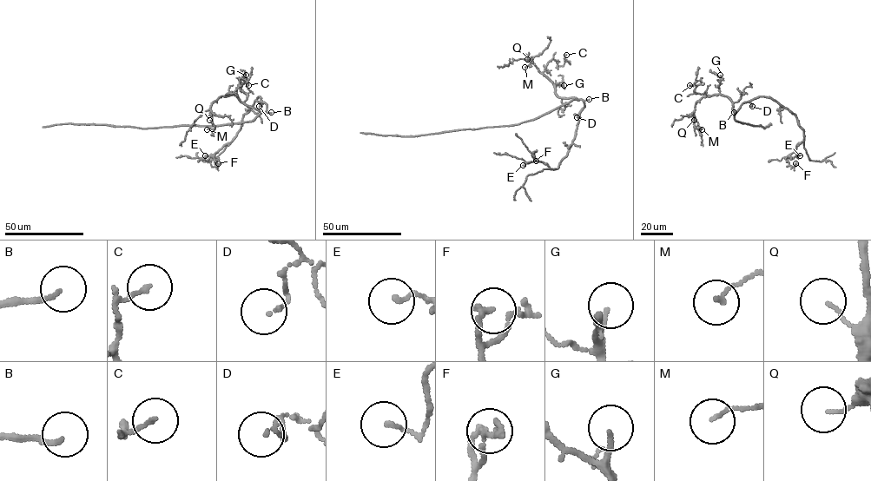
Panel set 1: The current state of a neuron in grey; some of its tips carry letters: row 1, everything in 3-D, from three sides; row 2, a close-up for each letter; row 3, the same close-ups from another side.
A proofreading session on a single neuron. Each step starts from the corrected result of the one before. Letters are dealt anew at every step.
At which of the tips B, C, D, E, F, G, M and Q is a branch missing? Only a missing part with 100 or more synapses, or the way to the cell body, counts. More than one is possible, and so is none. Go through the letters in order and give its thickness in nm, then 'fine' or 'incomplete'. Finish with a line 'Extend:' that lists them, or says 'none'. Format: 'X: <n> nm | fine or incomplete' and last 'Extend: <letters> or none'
B: 150 nm | incomplete
C: 120 nm | fine
D: 110 nm | fine
E: 130 nm | fine
F: 200 nm | fine
G: 140 nm | fine
M: 110 nm | fine
Q: 90 nm | fine
Extend: B

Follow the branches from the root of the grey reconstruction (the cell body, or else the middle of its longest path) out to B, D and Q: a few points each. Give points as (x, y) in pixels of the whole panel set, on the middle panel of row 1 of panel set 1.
B: (560, 107), (571, 100), (589, 99)
D: (560, 107), (571, 100), (582, 99), (583, 107), (577, 117)
Q: (560, 107), (571, 100), (577, 100), (560, 98), (553, 84), (528, 60), (530, 58), (527, 59)

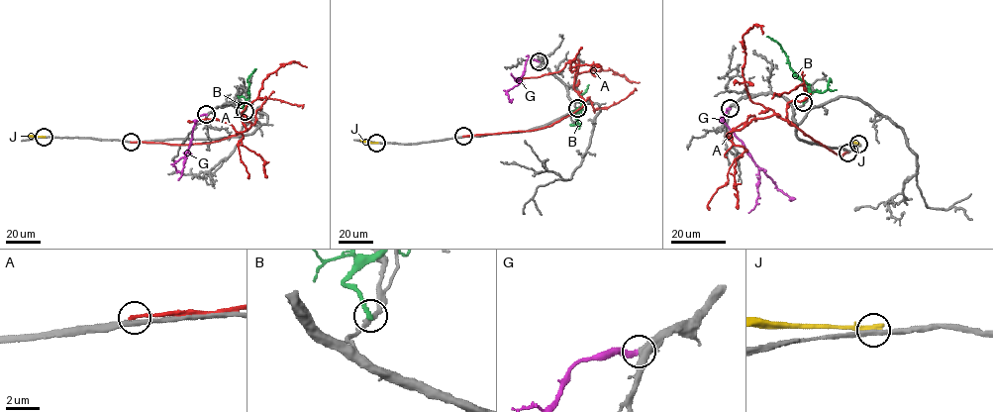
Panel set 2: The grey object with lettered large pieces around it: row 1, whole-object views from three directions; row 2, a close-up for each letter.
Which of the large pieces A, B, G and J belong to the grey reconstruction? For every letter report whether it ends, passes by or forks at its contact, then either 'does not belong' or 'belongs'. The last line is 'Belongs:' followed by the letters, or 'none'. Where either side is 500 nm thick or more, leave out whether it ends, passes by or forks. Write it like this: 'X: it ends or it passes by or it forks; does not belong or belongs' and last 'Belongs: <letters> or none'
A: it ends; does not belong
B: it ends; does not belong
G: it ends; belongs
J: it ends; does not belong
Belongs: G

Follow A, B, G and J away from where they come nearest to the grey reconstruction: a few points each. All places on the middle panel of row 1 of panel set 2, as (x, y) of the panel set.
A: (463, 136), (527, 131), (559, 122), (583, 104), (574, 90), (579, 73), (612, 69), (640, 82)
B: (577, 108), (574, 112), (581, 108), (580, 96), (589, 84)
G: (539, 61), (531, 57), (527, 59), (519, 83), (506, 91), (511, 103)
J: (376, 143), (360, 140)

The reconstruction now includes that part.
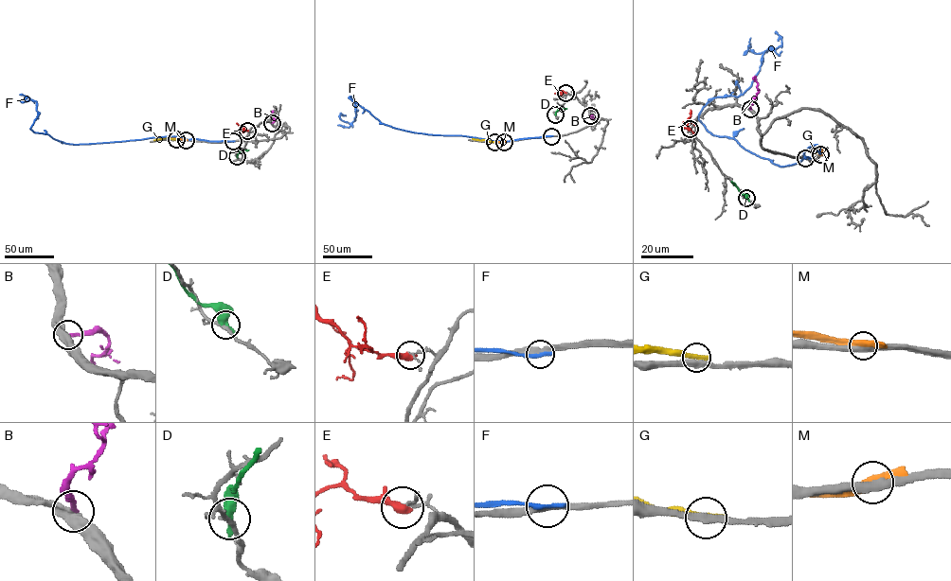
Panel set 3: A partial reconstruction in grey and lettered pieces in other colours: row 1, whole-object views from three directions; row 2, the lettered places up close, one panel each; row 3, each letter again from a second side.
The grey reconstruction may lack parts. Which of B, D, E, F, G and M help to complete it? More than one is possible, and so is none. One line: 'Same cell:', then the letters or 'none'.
Same cell: B

